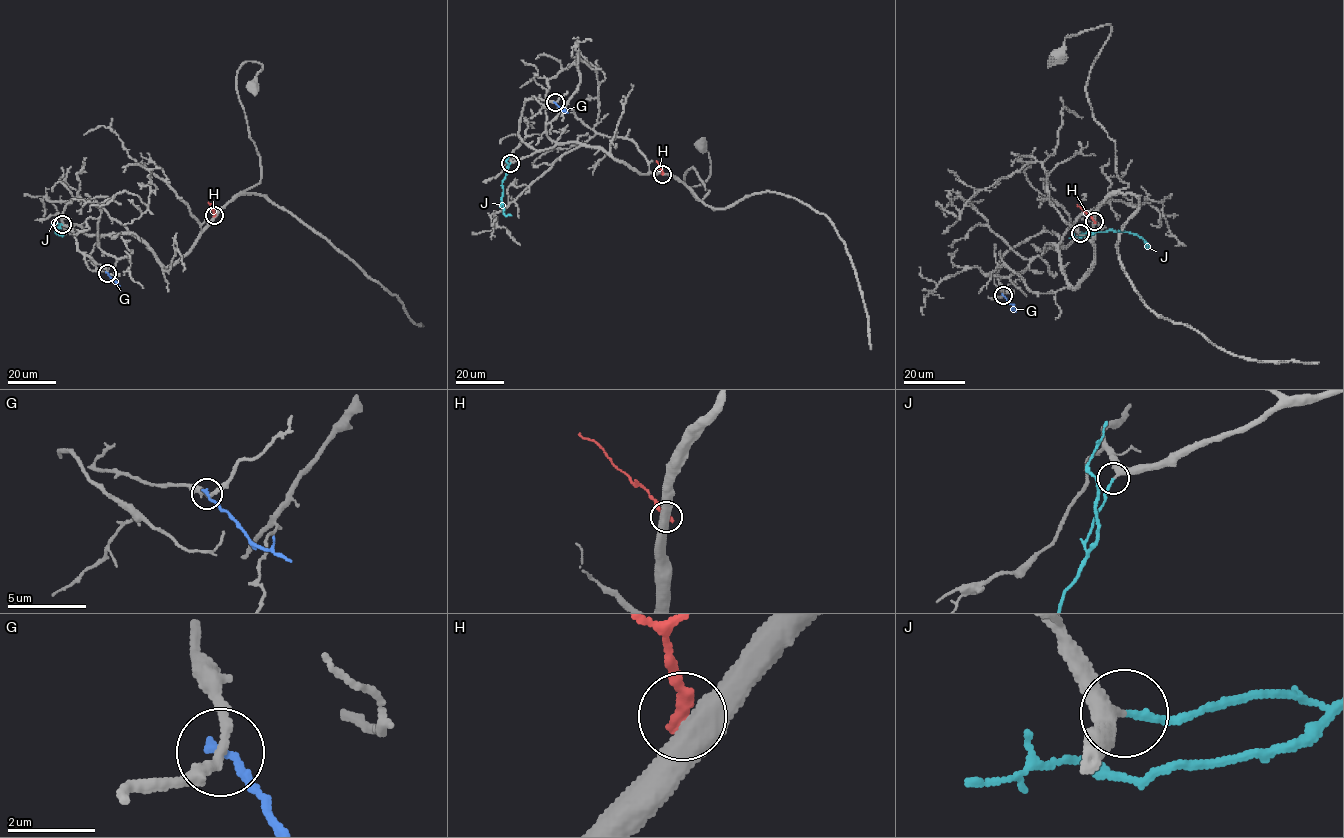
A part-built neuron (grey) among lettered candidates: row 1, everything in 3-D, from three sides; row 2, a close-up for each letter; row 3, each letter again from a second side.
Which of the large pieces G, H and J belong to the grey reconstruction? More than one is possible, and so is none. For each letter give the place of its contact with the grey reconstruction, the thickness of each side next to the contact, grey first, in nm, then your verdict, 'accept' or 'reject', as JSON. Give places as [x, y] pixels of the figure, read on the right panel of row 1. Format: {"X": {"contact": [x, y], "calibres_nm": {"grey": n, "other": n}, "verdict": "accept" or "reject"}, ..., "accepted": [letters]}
{"G": {"contact": [1003, 295], "calibres_nm": {"grey": 200, "other": 200}, "verdict": "reject"}, "H": {"contact": [1094, 221], "calibres_nm": {"grey": 500, "other": 360}, "verdict": "reject"}, "J": {"contact": [1080, 233], "calibres_nm": {"grey": 320, "other": 160}, "verdict": "accept"}, "accepted": ["J"]}

